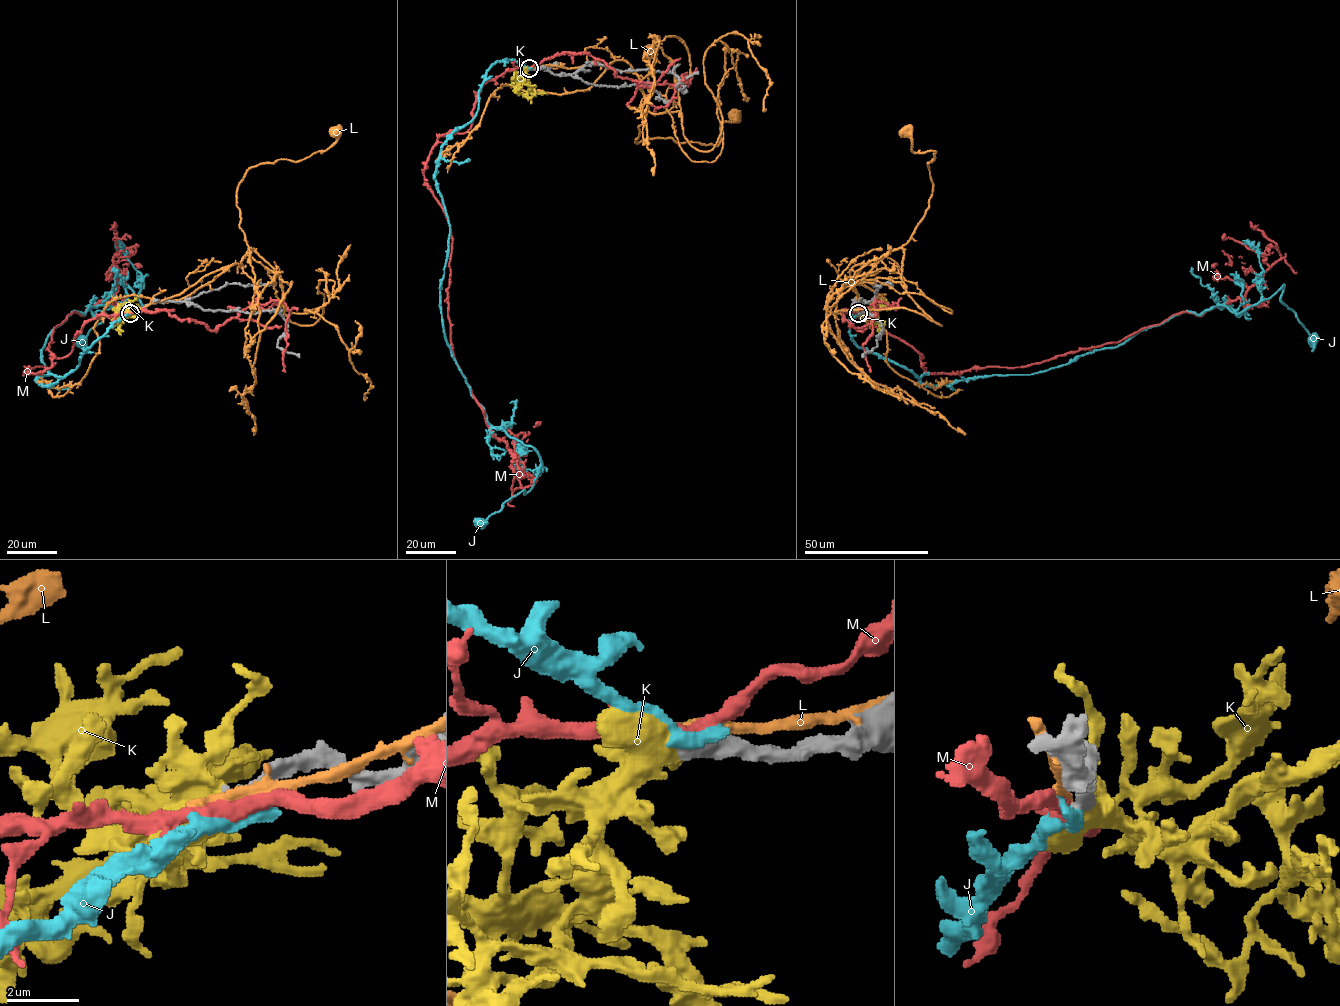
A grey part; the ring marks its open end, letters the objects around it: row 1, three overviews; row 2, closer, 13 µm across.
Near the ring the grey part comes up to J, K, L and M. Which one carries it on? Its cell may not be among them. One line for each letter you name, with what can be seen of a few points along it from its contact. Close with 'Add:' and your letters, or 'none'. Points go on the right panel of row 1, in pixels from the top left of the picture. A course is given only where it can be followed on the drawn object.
J: Its course: (859, 313), (858, 346), (935, 385), (1041, 372), (1179, 313), (1241, 313), (1282, 287), (1312, 340)
Add: J

